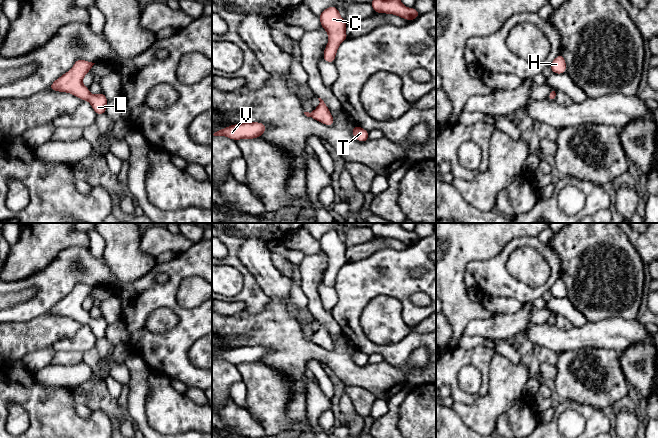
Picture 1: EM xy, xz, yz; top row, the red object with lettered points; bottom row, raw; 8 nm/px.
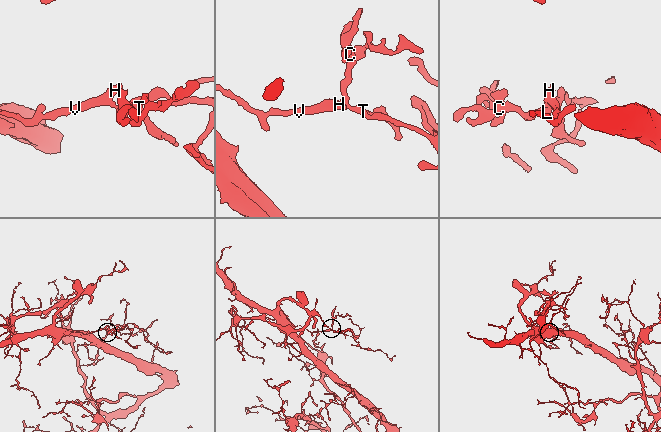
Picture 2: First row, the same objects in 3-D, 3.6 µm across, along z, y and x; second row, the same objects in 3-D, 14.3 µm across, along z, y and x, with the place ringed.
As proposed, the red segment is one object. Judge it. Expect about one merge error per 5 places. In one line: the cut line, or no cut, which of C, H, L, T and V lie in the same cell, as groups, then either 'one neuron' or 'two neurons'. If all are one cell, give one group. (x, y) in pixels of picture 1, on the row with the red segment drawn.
no cut | C H L T V | one neuron

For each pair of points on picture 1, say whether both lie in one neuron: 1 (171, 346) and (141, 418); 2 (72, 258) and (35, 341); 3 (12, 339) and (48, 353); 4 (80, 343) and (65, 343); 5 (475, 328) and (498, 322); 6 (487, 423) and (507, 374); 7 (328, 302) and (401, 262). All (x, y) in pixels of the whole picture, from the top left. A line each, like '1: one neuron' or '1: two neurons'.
1: two neurons
2: two neurons
3: two neurons
4: one neuron
5: one neuron
6: one neuron
7: two neurons

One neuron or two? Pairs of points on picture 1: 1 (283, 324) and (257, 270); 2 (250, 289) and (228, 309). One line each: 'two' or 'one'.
1: two
2: two

